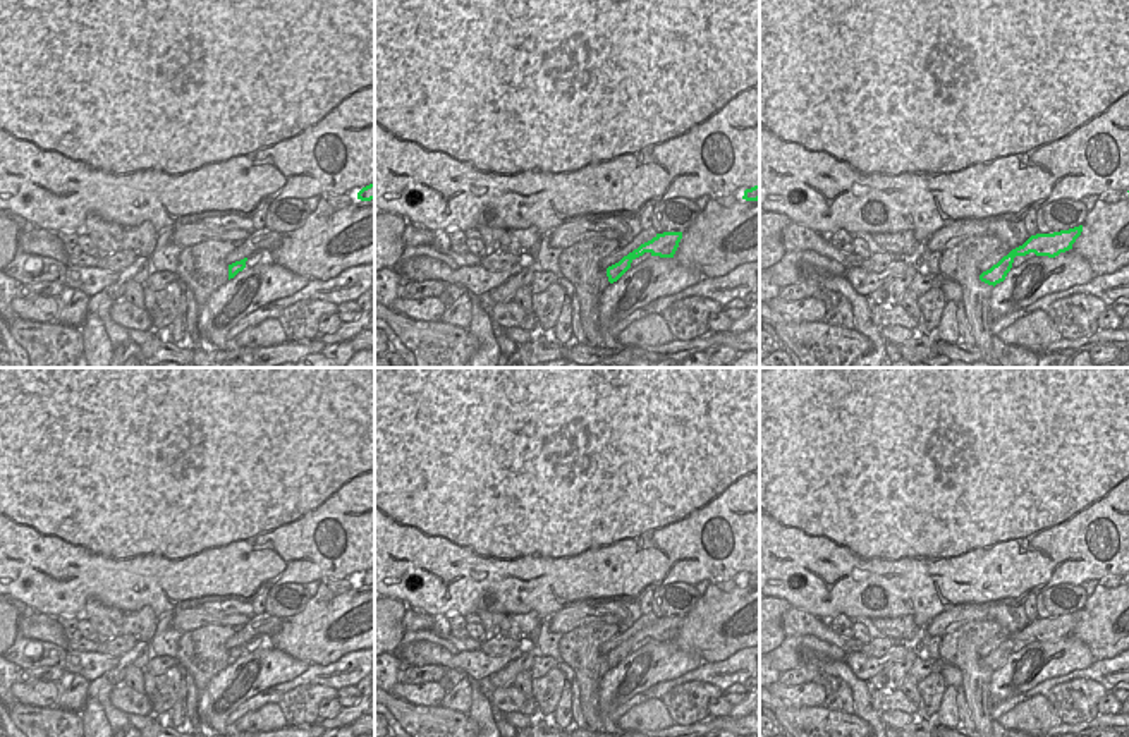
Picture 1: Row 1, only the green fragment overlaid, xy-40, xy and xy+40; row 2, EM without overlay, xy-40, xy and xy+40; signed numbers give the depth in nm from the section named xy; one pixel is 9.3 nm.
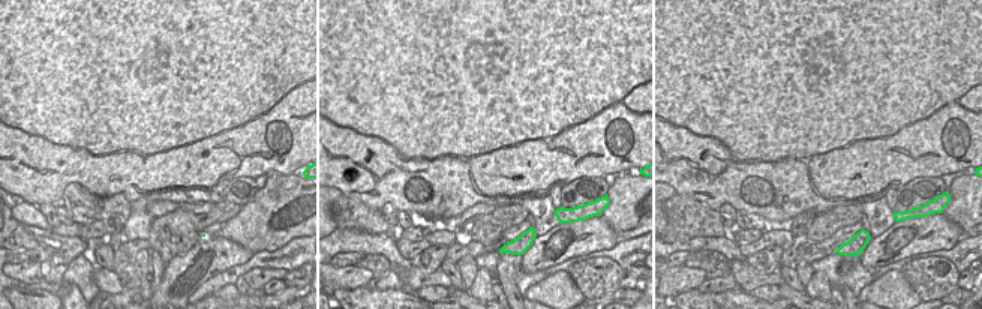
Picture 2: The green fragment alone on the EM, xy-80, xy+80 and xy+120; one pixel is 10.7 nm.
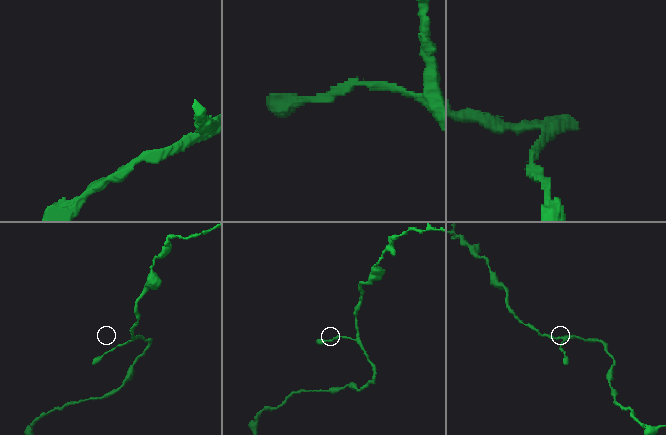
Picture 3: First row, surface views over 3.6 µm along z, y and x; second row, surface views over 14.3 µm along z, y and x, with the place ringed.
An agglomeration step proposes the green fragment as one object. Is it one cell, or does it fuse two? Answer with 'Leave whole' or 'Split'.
Leave whole.

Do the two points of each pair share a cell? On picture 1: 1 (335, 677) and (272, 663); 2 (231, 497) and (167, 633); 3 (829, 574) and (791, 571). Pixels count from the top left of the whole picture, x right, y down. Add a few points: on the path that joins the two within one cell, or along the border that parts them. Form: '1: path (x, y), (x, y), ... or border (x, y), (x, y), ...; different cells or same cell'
1: border (310, 665), (292, 679), (270, 688); different cells
2: border (172, 610), (158, 617); different cells
3: path (820, 566), (799, 566); same cell

